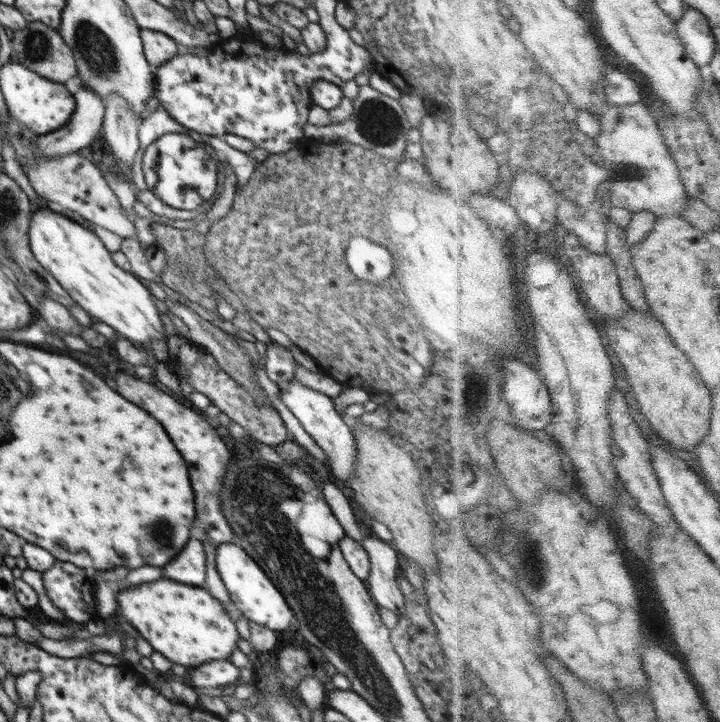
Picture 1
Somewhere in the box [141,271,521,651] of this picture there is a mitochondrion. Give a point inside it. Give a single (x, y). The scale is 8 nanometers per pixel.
(161, 531)

